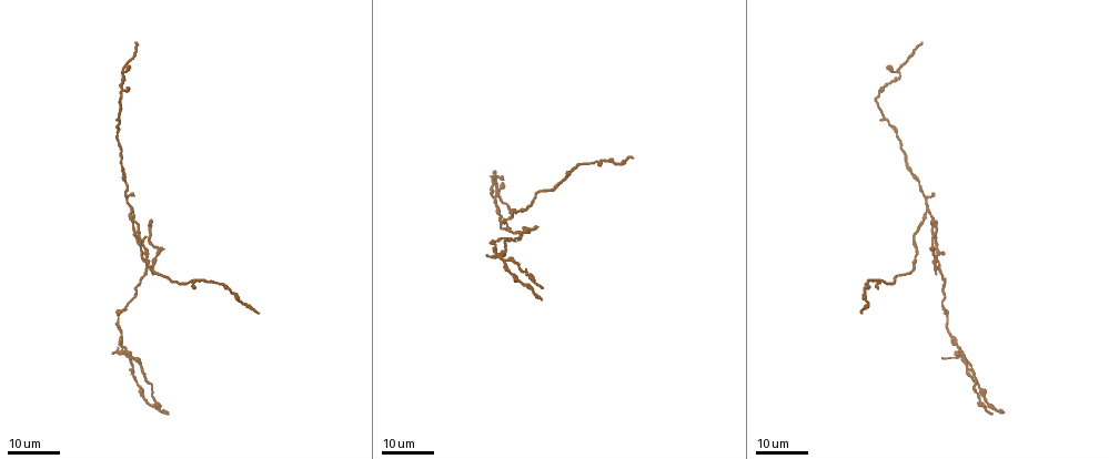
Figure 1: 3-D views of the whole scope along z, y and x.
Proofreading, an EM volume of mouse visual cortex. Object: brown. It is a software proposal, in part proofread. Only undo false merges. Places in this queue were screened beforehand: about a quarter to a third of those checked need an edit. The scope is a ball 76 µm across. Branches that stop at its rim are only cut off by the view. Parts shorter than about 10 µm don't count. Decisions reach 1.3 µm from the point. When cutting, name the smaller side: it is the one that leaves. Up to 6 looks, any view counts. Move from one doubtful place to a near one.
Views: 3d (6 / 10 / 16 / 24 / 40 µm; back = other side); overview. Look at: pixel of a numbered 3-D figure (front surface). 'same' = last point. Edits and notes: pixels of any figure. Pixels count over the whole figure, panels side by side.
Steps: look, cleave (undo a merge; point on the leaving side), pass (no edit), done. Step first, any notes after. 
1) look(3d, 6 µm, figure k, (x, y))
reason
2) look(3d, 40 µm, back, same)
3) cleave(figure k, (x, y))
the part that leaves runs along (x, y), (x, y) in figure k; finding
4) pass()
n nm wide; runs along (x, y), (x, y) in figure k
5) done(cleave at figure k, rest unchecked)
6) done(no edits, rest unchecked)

look(3d, 24 µm, figure 1, (130, 209))
three-way junction

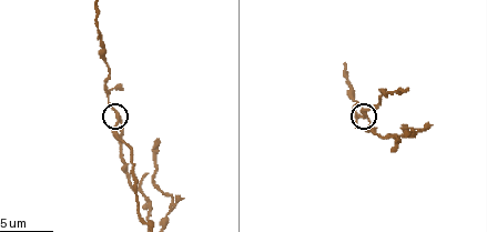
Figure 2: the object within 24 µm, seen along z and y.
look(3d, 6 µm, figure 2, (117, 121))

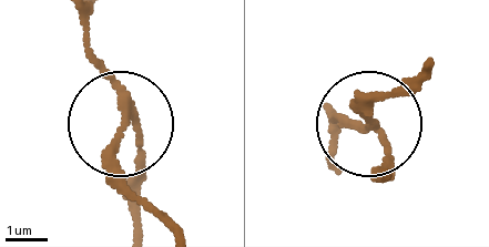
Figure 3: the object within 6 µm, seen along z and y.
cleave(figure 3, (112, 161))
the part that leaves runs along (125, 103), (119, 174), (169, 227) in figure 3; two neurons meet here

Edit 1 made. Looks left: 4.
look(overview)

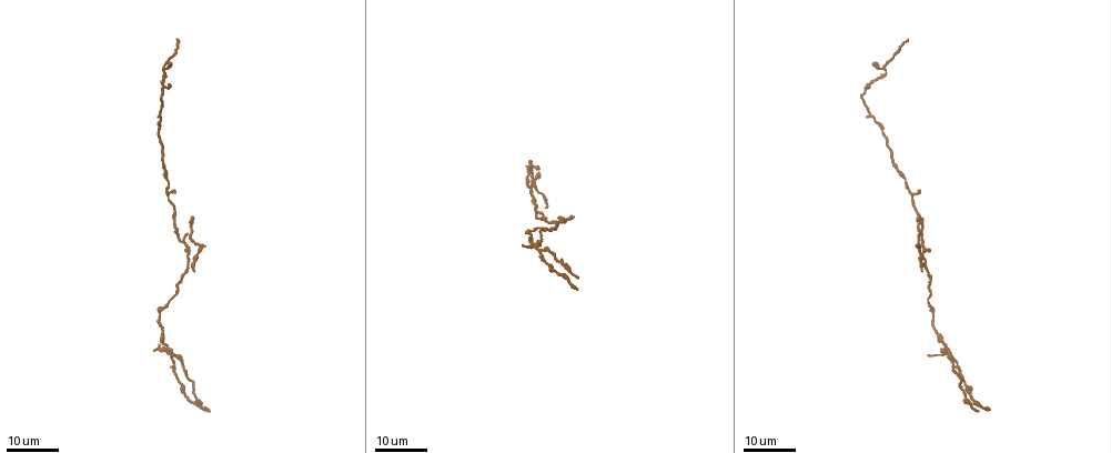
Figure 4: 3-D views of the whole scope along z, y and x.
look(3d, 16 µm, figure 4, (164, 87))

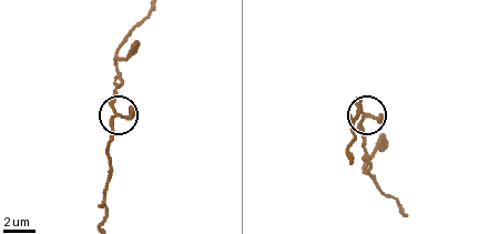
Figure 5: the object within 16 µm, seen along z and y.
look(3d, 6 µm, figure 5, (116, 116))

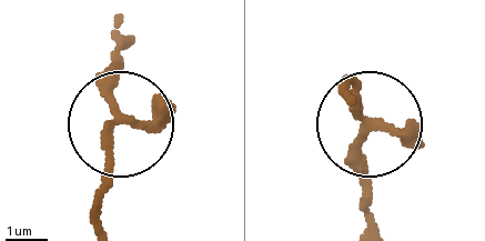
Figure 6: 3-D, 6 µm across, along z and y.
look(3d, 6 µm, back, figure 6, (113, 121))

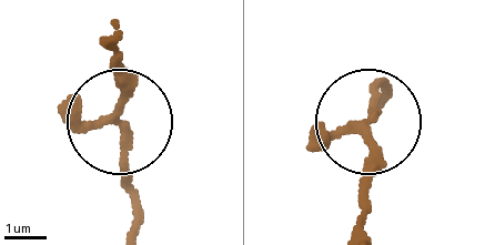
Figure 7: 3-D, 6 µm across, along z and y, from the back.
pass()
170 nm wide; runs along (383, 101), (383, 87), (362, 211) in figure 7; one neuron here

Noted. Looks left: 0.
done(cleave at figure 3, rest unchecked)

